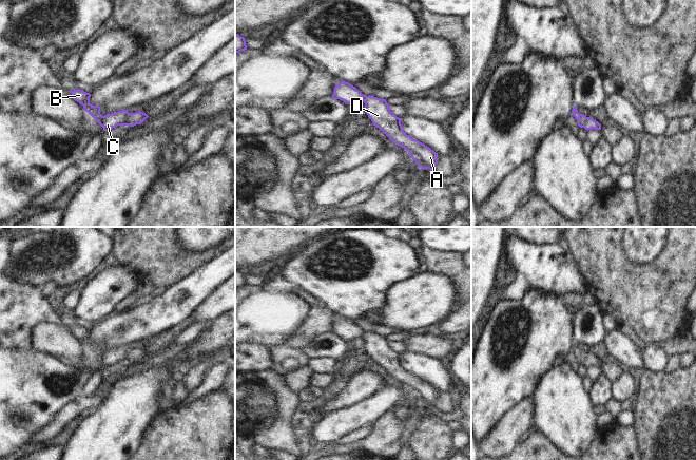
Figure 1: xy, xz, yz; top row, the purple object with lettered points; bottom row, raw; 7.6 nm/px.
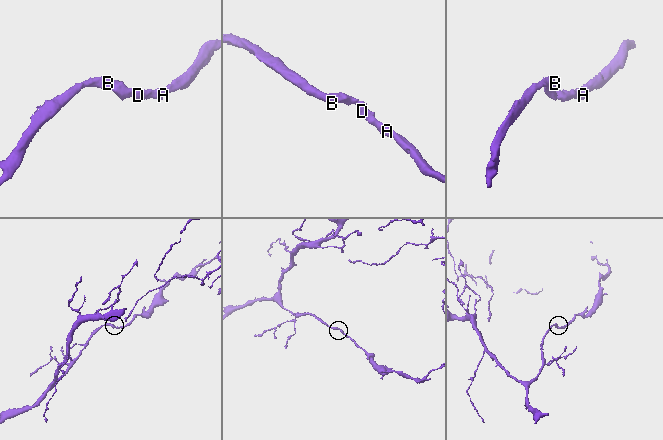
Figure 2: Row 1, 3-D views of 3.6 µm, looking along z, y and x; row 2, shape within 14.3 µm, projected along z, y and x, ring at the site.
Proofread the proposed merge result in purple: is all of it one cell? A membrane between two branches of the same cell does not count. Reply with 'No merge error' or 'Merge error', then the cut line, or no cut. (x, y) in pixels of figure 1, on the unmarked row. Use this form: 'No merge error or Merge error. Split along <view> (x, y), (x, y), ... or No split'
No merge error. No split.

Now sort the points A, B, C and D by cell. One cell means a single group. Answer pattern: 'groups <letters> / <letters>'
groups A B C D

